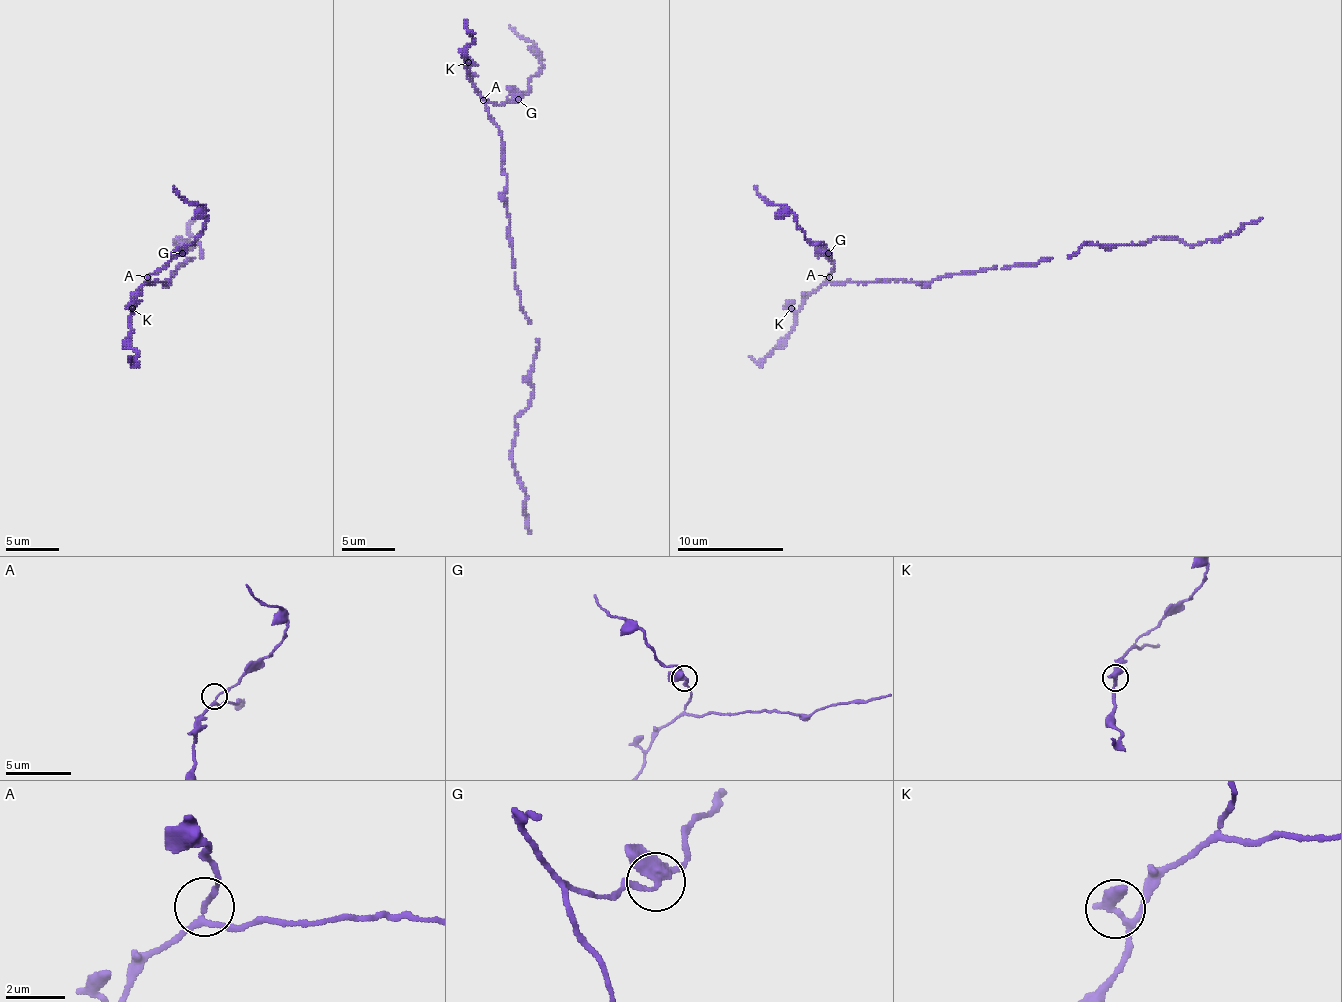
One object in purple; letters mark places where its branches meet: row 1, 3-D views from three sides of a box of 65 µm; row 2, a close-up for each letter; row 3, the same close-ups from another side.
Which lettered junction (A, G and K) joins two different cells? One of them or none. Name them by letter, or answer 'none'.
none

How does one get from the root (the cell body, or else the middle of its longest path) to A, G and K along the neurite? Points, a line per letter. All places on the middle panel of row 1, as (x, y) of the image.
A: (512, 246), (504, 201), (507, 174), (502, 166), (502, 132), (483, 100)
G: (512, 246), (504, 201), (507, 174), (502, 166), (502, 132), (488, 113), (486, 100), (499, 105), (517, 100)
K: (512, 246), (504, 201), (507, 174), (502, 166), (502, 132), (488, 113), (486, 100), (470, 81), (467, 62)

